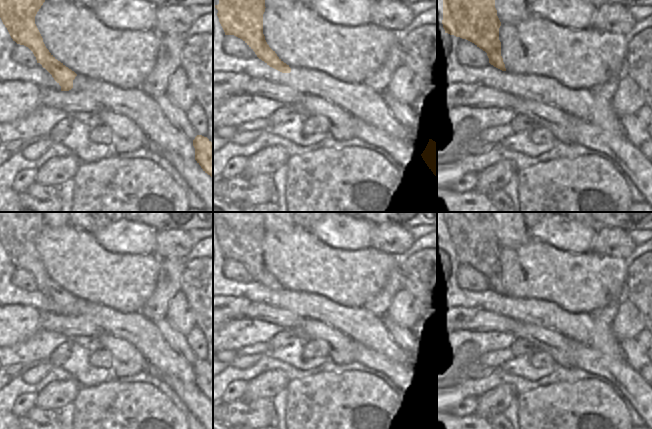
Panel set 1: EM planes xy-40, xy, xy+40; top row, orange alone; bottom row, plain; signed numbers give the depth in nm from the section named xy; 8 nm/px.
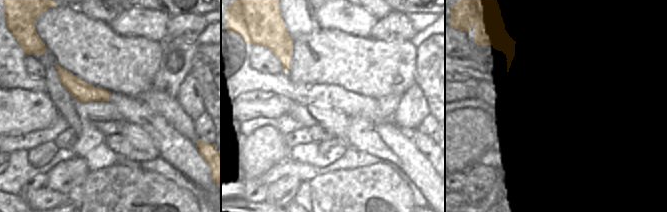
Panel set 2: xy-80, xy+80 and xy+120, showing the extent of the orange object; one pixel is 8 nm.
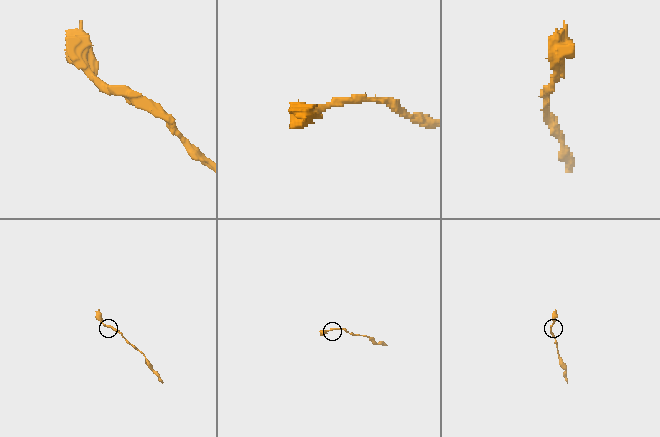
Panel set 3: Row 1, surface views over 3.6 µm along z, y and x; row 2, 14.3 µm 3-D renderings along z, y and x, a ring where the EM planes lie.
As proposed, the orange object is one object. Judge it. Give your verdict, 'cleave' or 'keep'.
cleave

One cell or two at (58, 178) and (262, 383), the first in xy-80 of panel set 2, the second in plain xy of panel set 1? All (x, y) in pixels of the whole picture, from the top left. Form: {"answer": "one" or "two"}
{"answer": "two"}

